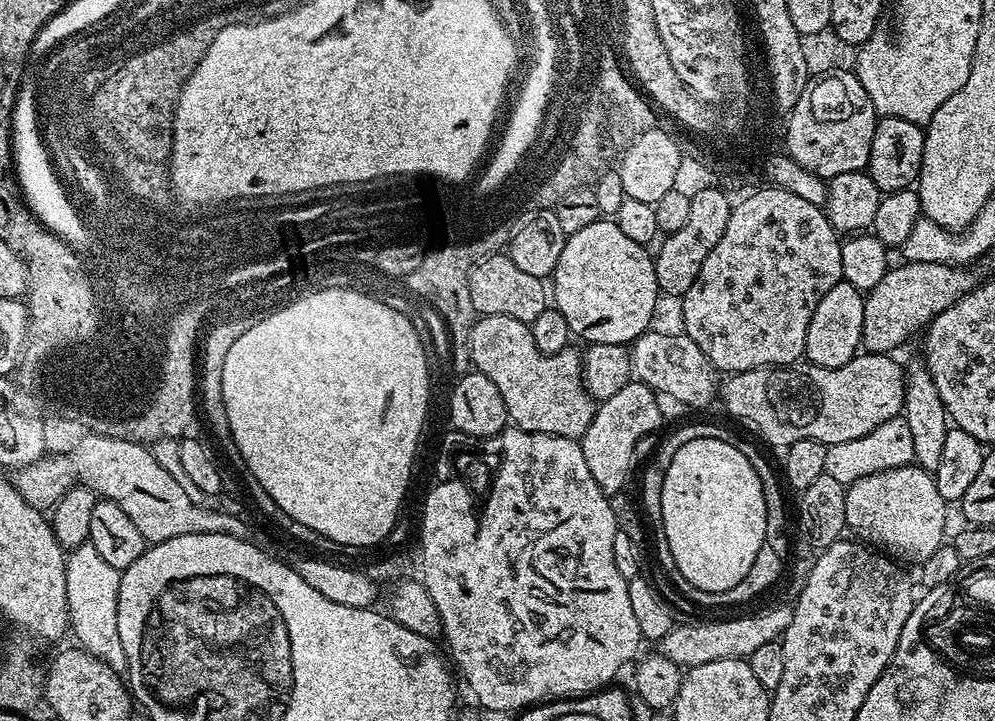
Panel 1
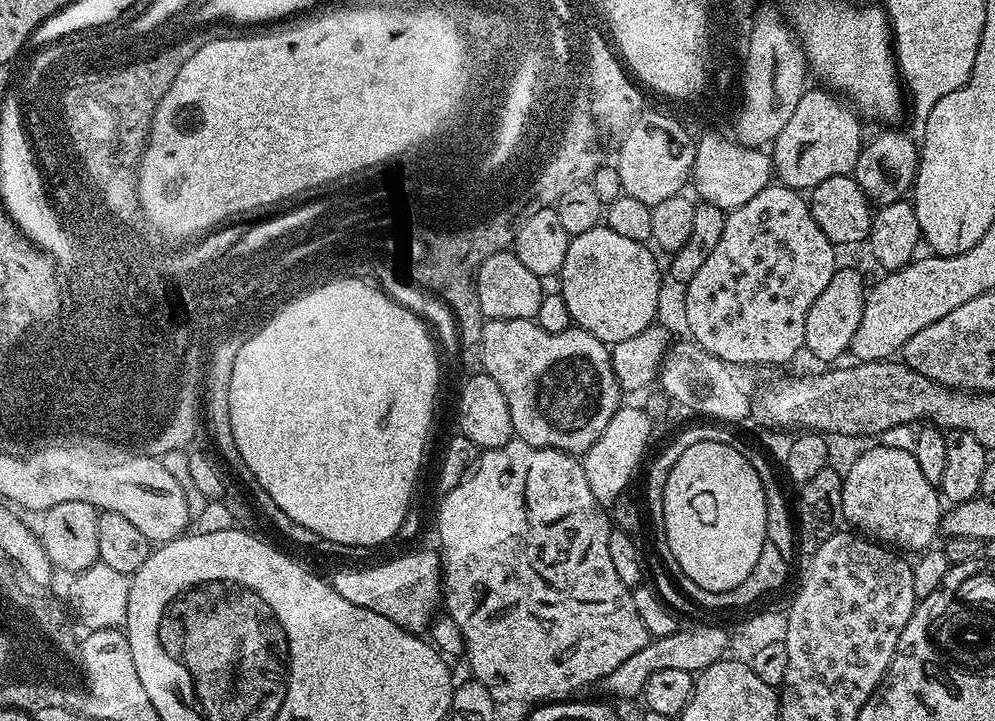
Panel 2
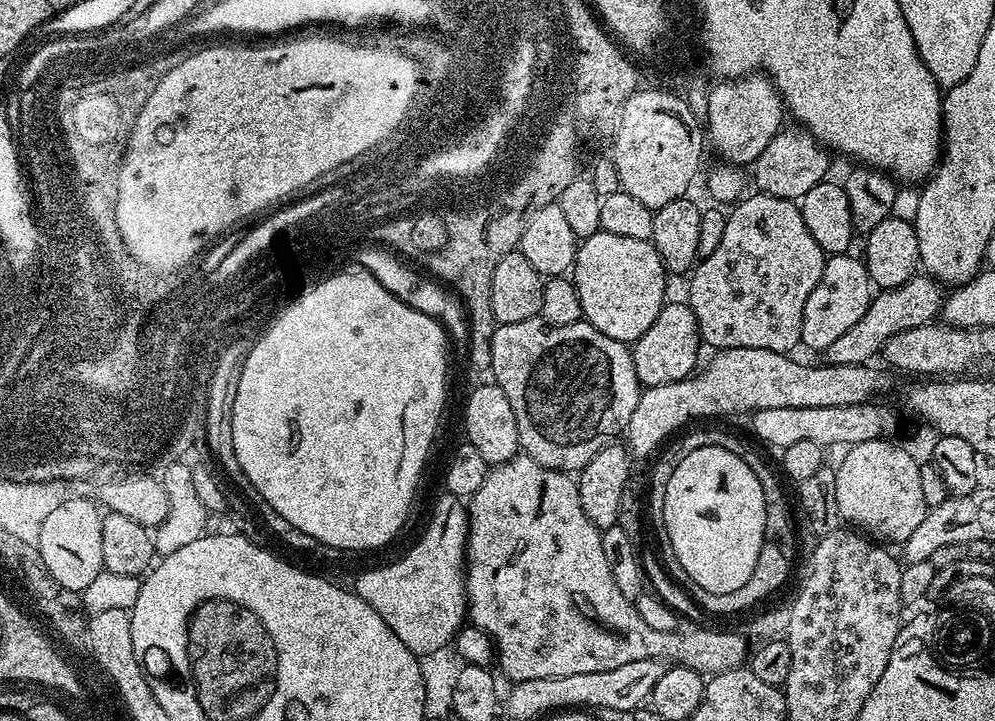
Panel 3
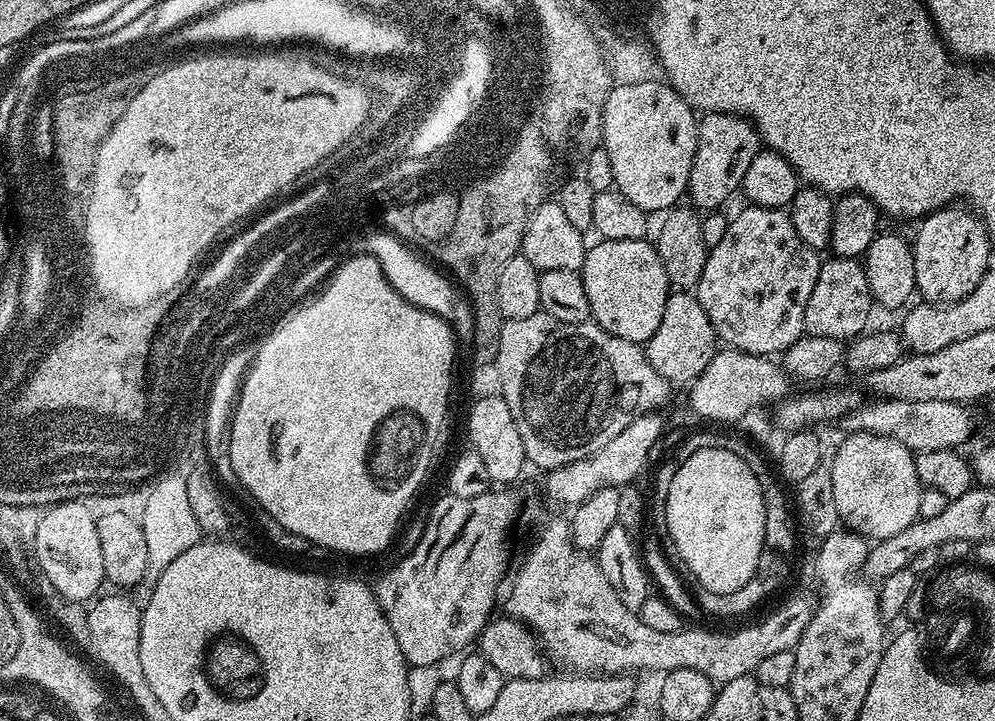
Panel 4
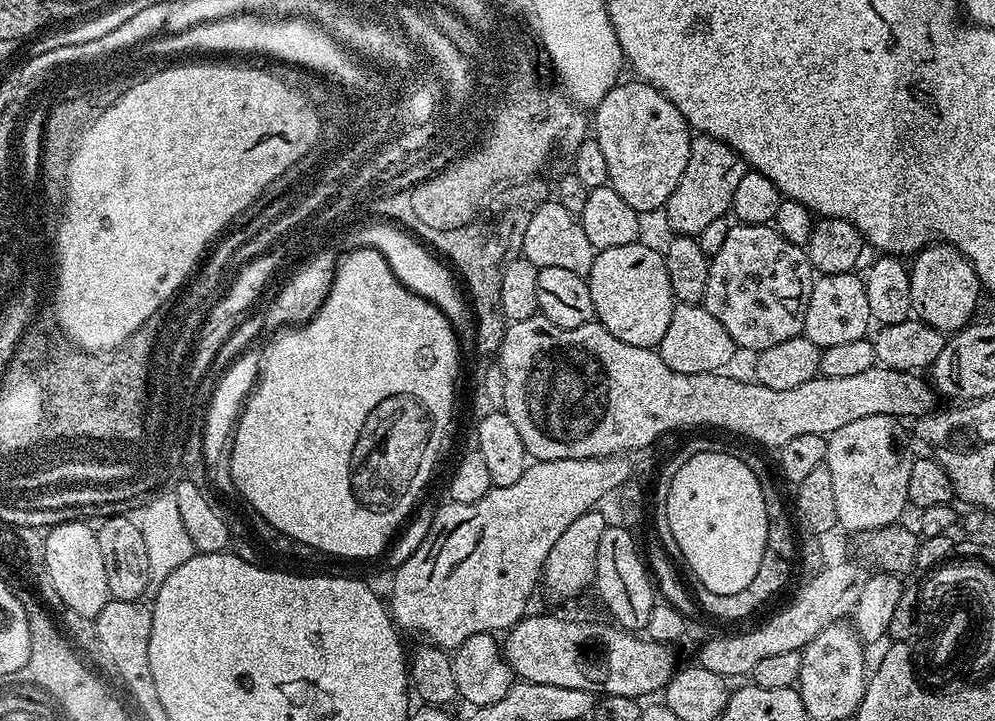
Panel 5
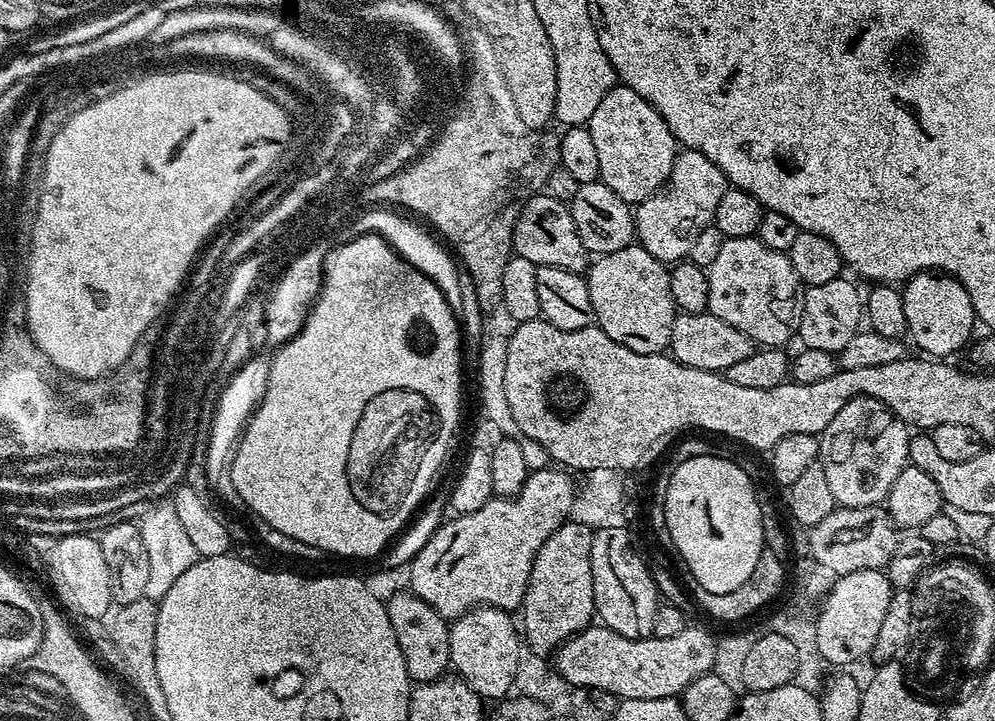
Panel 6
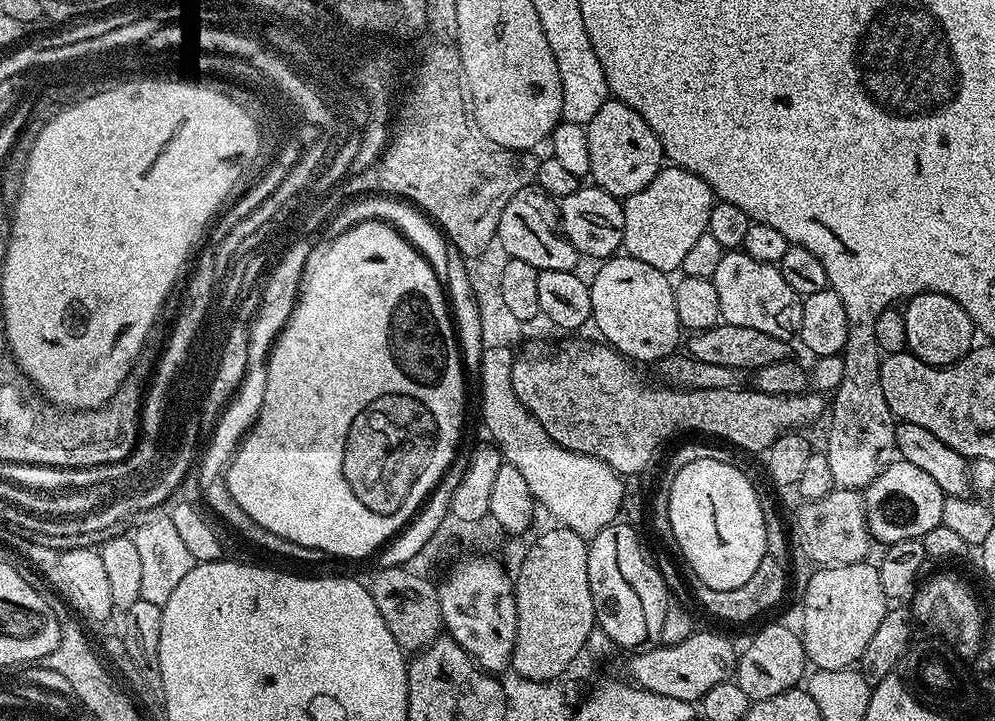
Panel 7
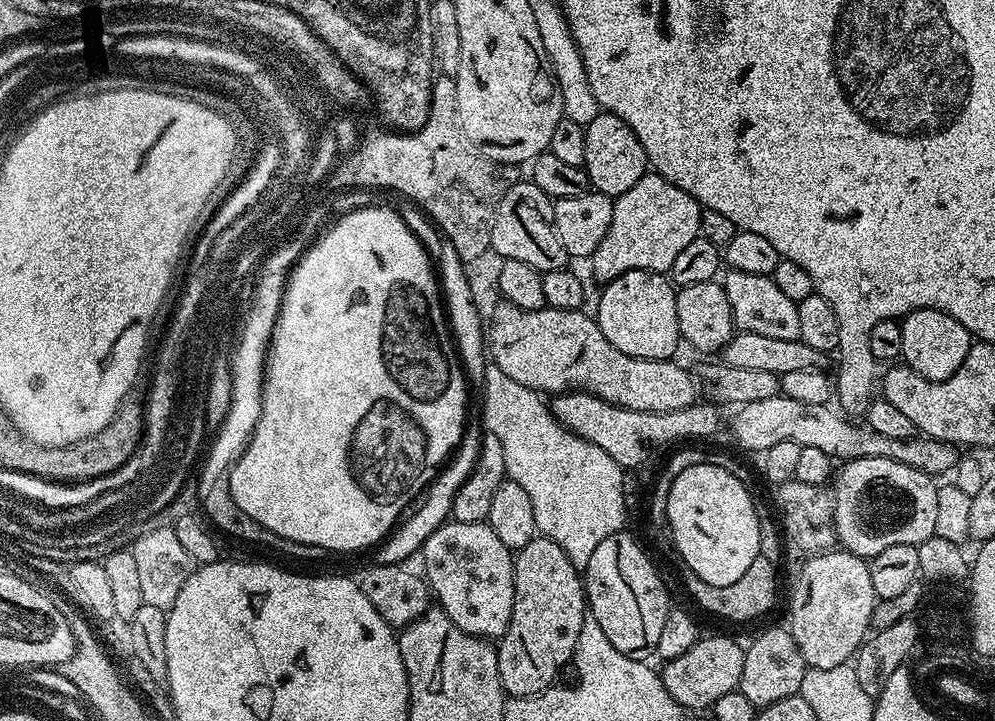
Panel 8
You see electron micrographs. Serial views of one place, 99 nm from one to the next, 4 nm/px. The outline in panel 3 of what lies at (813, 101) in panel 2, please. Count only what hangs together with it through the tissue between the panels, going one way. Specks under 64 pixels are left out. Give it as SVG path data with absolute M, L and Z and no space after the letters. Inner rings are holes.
M781 127L780 132L774 134L774 138L770 138L766 150L758 154L750 171L756 179L757 186L760 187L757 189L763 195L798 202L804 197L806 190L814 190L814 186L818 186L821 180L829 175L828 156L830 157L830 152L819 140L812 137L807 128L788 127Z

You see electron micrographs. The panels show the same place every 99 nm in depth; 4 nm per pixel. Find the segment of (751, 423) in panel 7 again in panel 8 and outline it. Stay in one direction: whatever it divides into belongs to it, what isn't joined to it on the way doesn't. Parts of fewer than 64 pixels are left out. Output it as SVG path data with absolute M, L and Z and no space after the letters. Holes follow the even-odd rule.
M579 390L559 393L553 400L556 401L551 401L550 411L563 428L575 436L581 436L586 442L594 442L594 446L602 446L602 450L606 450L606 454L610 454L610 458L614 458L614 462L618 462L625 470L638 467L643 460L651 458L652 452L675 440L688 442L691 436L712 436L720 424L717 405L712 402L697 402L673 412L639 412L614 406Z

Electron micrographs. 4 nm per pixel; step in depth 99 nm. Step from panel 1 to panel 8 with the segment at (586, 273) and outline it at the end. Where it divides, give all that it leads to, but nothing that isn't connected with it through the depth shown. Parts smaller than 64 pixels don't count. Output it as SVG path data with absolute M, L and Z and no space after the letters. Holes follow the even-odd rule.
M648 268L630 270L626 274L618 274L618 278L607 281L601 288L604 289L601 290L600 301L596 304L595 322L602 334L606 334L610 346L618 346L622 354L630 354L634 358L671 360L677 355L676 347L681 347L682 344L676 305L677 289L665 273L651 272Z

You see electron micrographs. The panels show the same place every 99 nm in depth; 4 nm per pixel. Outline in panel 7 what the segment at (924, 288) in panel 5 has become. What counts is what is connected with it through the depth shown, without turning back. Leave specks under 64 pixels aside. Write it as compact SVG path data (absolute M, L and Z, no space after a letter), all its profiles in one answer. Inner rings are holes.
M920 292L907 301L903 313L906 322L907 351L914 353L922 363L942 368L945 364L956 363L967 352L972 351L972 319L961 304L954 302L954 298L937 292Z

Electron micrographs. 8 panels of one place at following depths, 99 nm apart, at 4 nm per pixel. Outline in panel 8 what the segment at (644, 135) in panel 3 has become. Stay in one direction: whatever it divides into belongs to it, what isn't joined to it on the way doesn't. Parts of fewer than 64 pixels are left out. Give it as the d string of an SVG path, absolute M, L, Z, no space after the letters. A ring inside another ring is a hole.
M602 110L596 115L594 122L587 124L584 133L586 162L583 169L588 176L589 185L603 196L615 198L626 194L626 190L630 190L630 186L634 186L634 182L641 180L649 171L650 165L642 142L638 142L634 130L630 130L630 126L622 122L622 118Z

